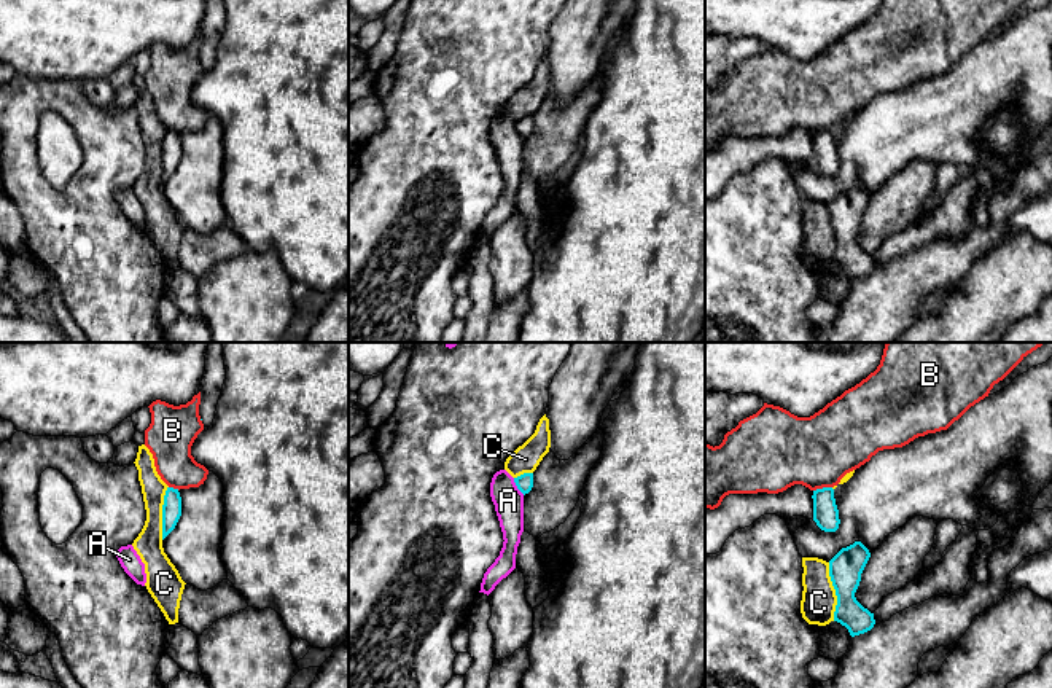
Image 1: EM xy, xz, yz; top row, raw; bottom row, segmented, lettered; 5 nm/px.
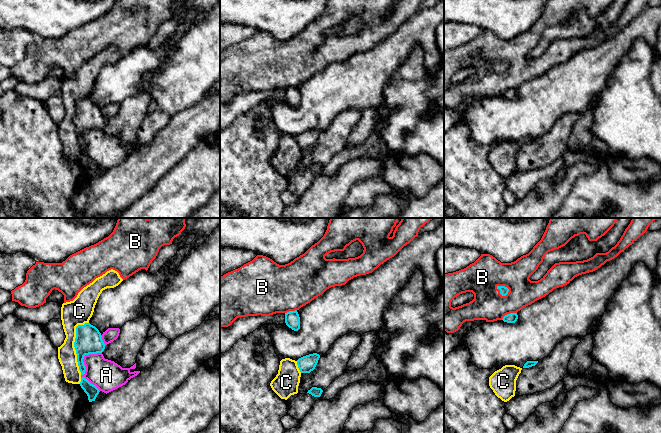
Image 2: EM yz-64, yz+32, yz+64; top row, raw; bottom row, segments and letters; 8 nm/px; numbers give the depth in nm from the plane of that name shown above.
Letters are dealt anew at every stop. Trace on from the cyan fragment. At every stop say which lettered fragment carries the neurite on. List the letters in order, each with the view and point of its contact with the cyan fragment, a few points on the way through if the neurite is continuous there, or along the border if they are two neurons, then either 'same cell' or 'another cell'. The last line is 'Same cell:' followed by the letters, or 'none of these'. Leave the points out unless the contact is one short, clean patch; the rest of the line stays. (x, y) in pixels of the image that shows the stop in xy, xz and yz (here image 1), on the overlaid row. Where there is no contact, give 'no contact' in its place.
A: xz (516, 484) | another cell
B: yz (823, 488) | another cell
C: yz (836, 591) | another cell
Same cell: none of these

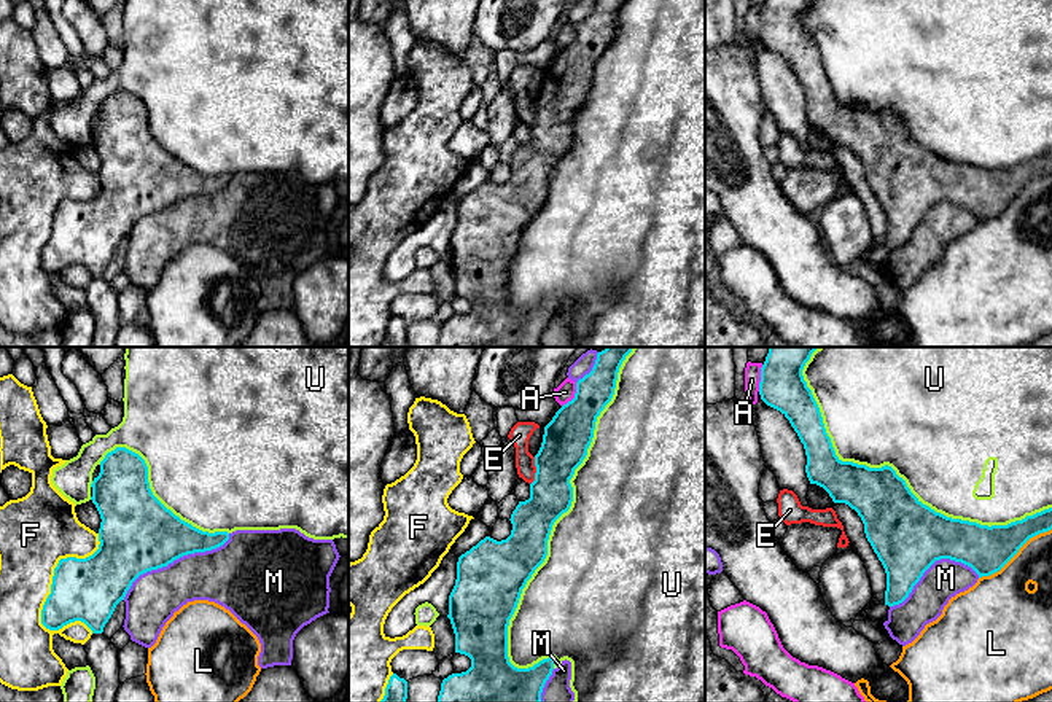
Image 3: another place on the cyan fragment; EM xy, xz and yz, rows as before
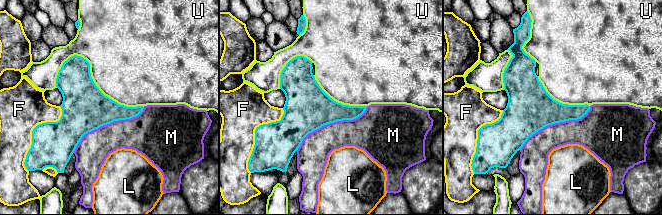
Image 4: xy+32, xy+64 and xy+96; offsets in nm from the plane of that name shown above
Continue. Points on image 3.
A: xz (575, 395) | another cell
E: xz (537, 471) | another cell
F: xy (54, 569) | another cell
L: yz (1014, 554) | another cell
M: xy (174, 559) | another cell
U: xz (568, 508) | another cell
Same cell: none of these

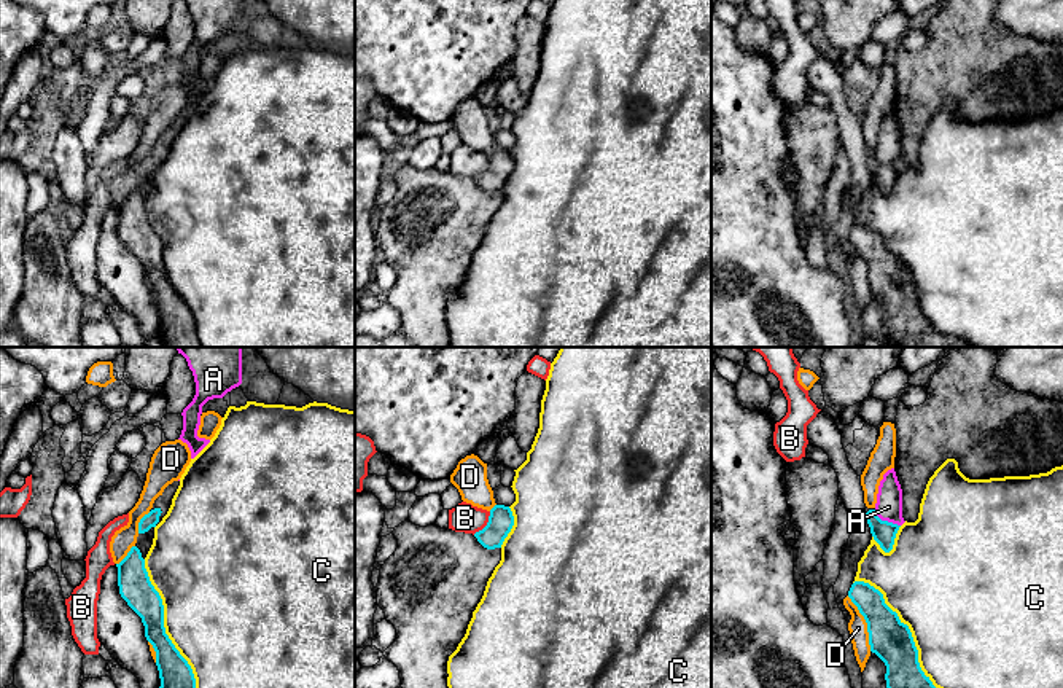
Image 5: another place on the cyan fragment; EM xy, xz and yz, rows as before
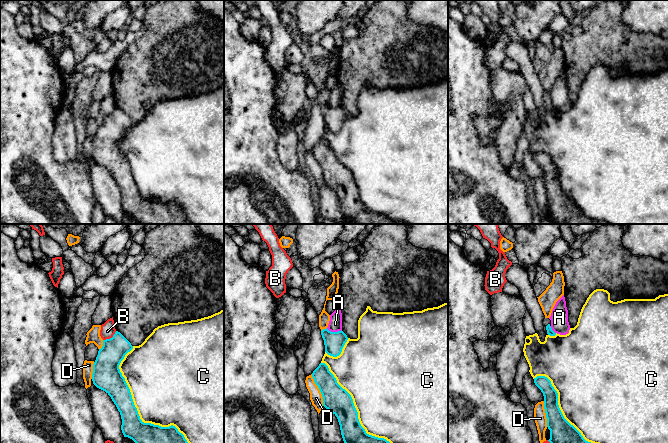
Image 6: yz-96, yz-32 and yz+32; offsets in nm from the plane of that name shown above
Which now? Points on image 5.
A: yz (887, 521) | along yz (874, 510), (882, 519), (899, 526) | another cell
B: xz (487, 524) | another cell
C: yz (907, 628) | another cell
D: yz (866, 621) | another cell
Same cell: none of these

